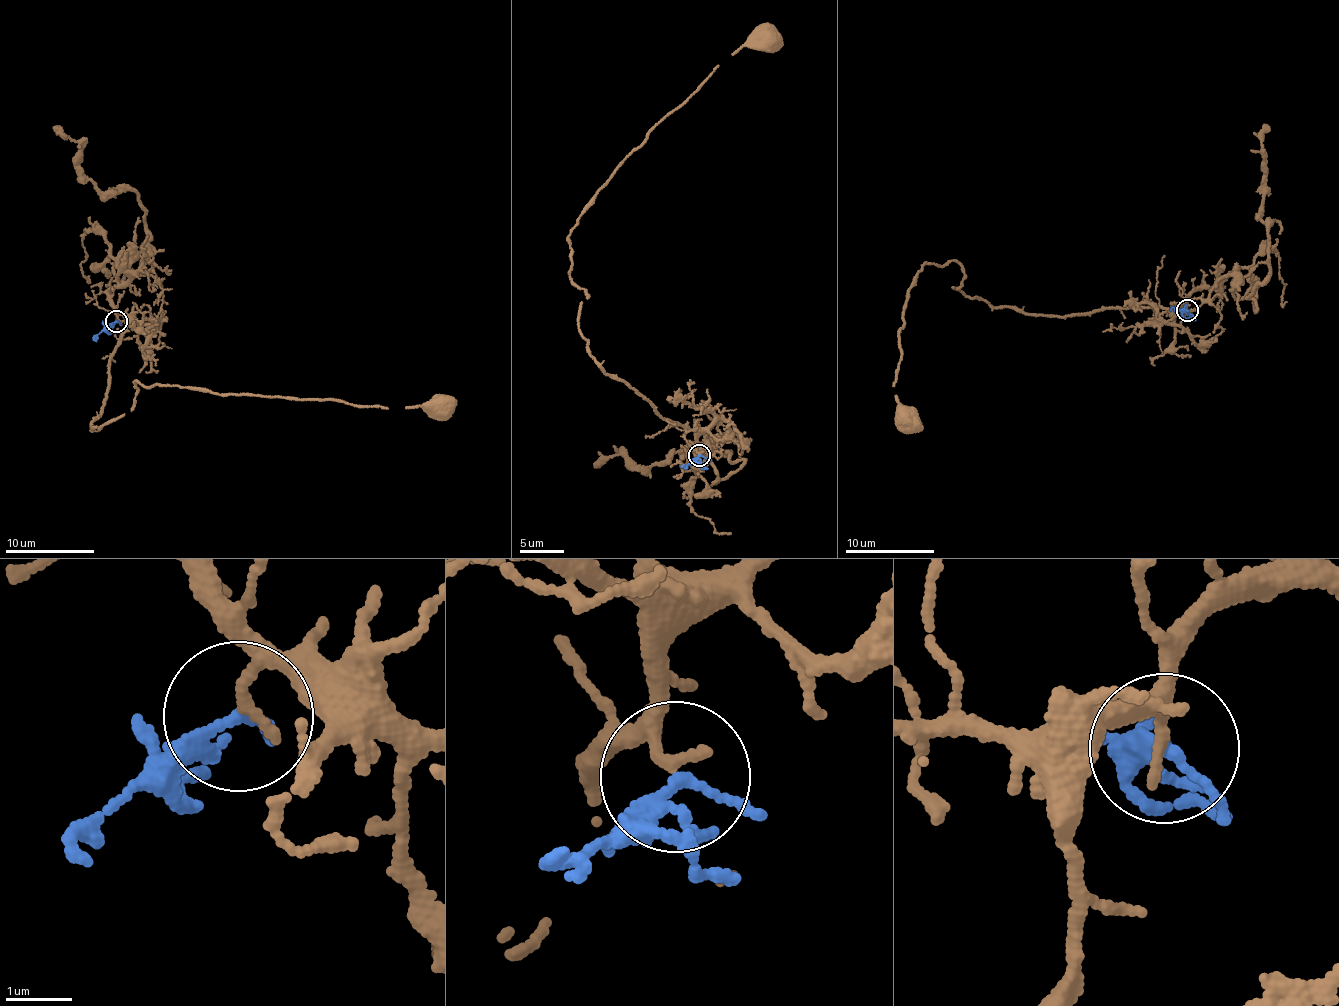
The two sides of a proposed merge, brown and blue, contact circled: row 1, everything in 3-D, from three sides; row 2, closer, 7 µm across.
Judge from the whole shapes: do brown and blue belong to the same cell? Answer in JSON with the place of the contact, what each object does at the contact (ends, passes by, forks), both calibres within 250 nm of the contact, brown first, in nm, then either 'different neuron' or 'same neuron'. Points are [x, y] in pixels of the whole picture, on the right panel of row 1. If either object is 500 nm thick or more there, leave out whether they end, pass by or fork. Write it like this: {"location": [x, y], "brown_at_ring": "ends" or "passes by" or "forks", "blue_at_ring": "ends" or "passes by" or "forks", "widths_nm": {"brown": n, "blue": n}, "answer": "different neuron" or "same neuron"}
{"location": [1187, 310], "brown_at_ring": "ends", "blue_at_ring": "forks", "widths_nm": {"brown": 170, "blue": 130}, "answer": "same neuron"}

